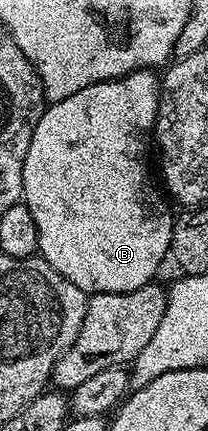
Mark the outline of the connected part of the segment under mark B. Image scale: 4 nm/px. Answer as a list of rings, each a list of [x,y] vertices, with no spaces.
[[[152,69],[132,71],[120,79],[107,79],[101,83],[86,85],[86,89],[78,89],[78,93],[70,93],[70,97],[49,102],[45,106],[41,119],[34,129],[27,150],[26,161],[22,165],[22,185],[24,193],[22,201],[34,213],[34,225],[38,225],[39,258],[45,259],[57,273],[66,277],[70,285],[78,285],[86,293],[101,295],[102,293],[130,293],[134,289],[142,289],[142,285],[153,282],[157,278],[156,270],[169,258],[172,246],[173,212],[168,212],[169,200],[162,194],[161,188],[152,184],[148,176],[148,163],[144,154],[150,147],[150,132],[156,126],[156,114],[160,104],[160,79]]]

